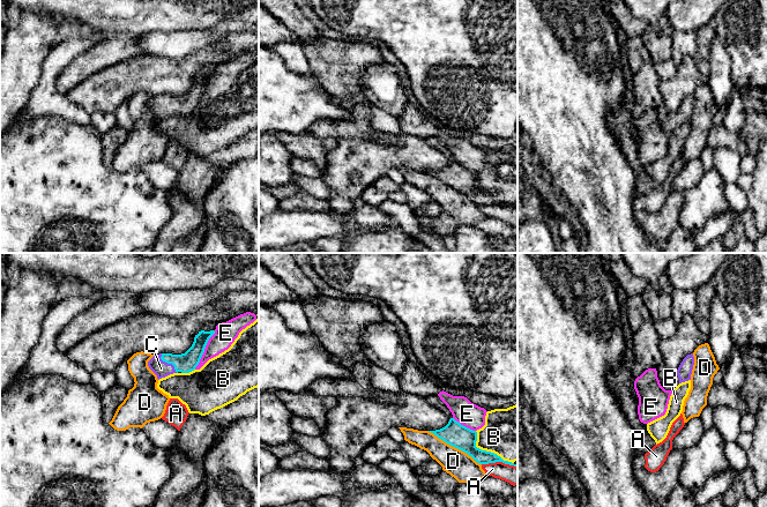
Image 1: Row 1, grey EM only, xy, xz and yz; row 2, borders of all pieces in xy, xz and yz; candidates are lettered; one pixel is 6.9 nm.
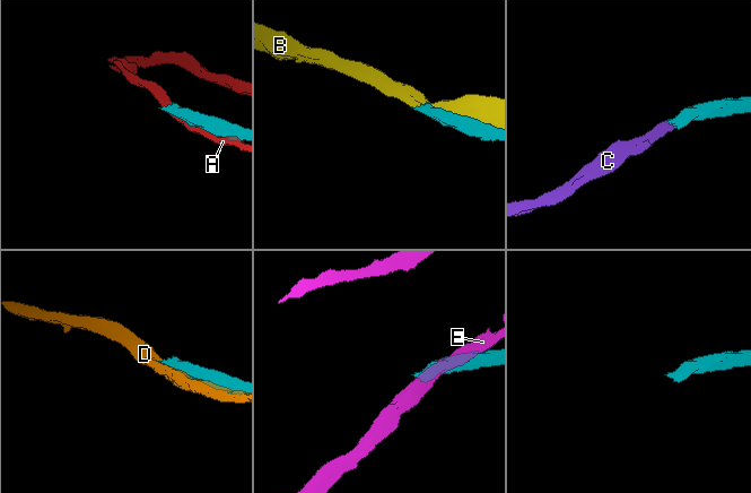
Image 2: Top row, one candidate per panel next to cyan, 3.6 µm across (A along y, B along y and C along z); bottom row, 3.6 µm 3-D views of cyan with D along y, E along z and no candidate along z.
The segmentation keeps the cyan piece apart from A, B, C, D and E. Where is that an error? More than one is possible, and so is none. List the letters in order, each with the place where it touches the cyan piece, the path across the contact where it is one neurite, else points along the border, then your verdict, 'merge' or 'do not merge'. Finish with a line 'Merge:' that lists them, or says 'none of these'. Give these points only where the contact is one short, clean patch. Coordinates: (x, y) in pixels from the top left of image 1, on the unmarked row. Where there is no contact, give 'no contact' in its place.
A: contact xz (499, 202); do not merge
B: contact xz (488, 193); do not merge
C: contact xy (168, 104); way xy (185, 104), (168, 104), (161, 110); merge
D: contact xz (454, 187); do not merge
E: contact xy (203, 91); border xy (215, 72), (206, 87), (199, 105), (194, 110); do not merge
Merge: C

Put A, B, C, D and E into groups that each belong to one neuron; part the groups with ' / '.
A / B / C / D / E

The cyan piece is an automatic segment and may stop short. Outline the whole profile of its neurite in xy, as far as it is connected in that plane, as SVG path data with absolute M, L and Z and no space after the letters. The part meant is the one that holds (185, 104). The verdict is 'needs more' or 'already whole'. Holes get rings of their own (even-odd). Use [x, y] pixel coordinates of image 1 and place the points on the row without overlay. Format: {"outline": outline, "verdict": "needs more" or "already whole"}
{"outline": "M215 72L199 73L194 79L192 88L181 96L159 95L154 97L149 103L149 110L157 117L157 120L165 119L173 114L189 114L199 106L209 80Z", "verdict": "needs more"}

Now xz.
{"outline": "M450 159L445 169L429 173L433 174L446 185L467 194L479 206L502 203L505 206L517 208L512 203L504 202L494 194L477 189L477 173L461 166L454 159Z", "verdict": "already whole"}

